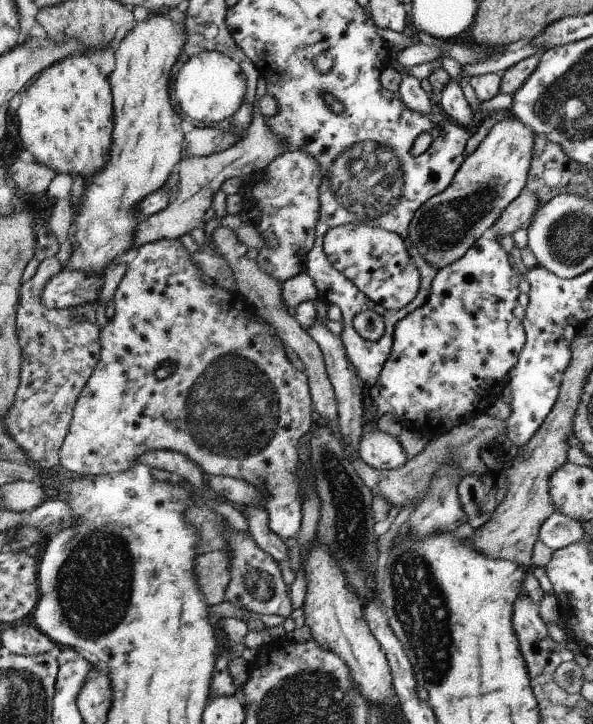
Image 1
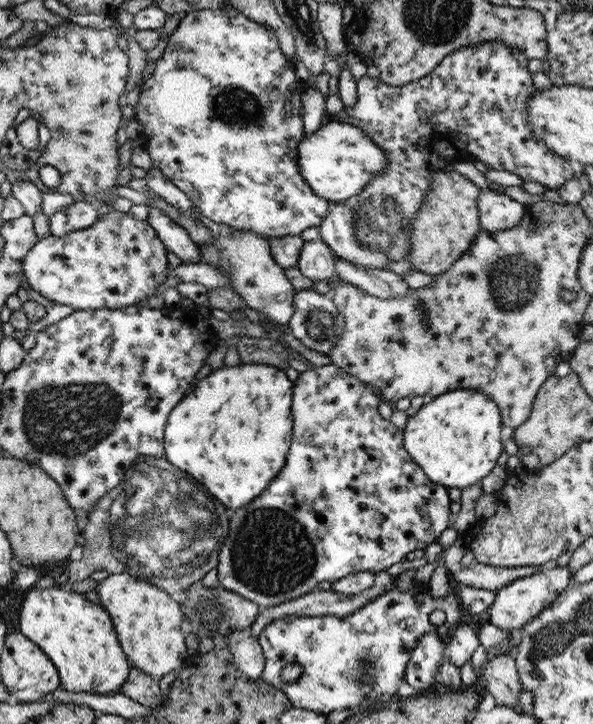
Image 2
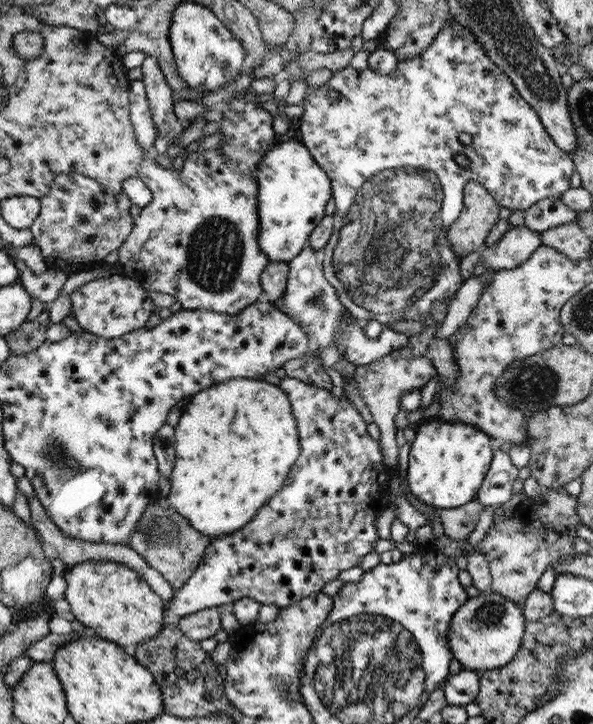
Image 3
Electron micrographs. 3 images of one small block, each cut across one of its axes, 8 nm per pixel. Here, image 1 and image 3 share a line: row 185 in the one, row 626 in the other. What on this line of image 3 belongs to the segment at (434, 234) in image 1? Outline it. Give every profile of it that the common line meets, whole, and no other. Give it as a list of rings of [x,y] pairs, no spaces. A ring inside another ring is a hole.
[[[490,591],[469,598],[452,616],[448,626],[448,647],[452,651],[452,659],[457,658],[462,668],[478,673],[508,664],[522,646],[527,625],[522,610],[518,603]]]

